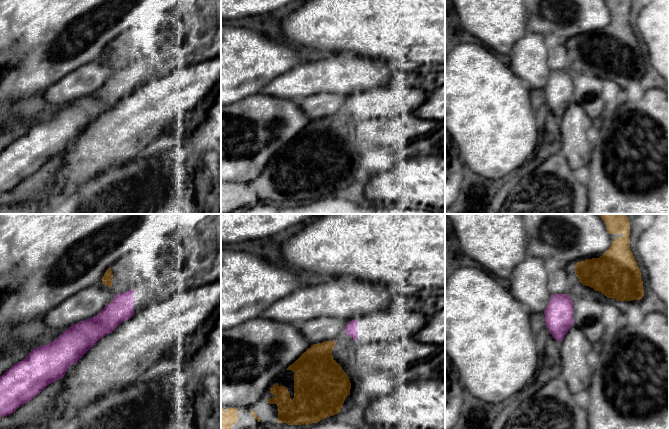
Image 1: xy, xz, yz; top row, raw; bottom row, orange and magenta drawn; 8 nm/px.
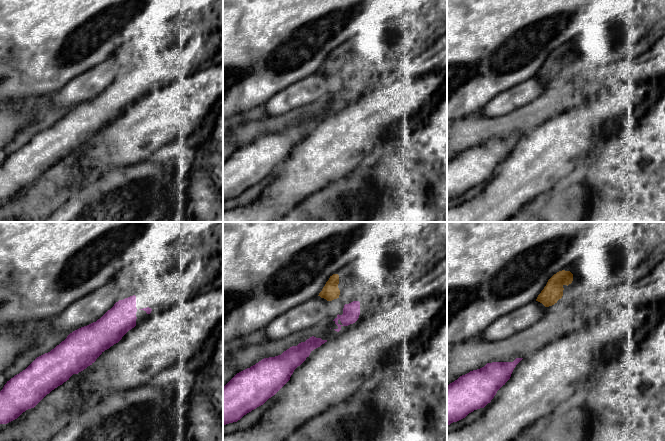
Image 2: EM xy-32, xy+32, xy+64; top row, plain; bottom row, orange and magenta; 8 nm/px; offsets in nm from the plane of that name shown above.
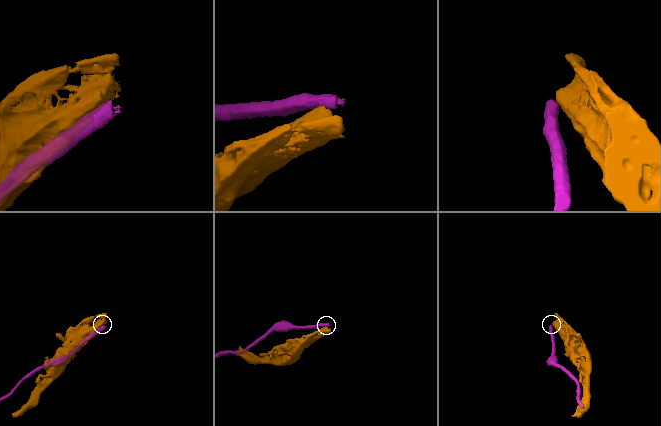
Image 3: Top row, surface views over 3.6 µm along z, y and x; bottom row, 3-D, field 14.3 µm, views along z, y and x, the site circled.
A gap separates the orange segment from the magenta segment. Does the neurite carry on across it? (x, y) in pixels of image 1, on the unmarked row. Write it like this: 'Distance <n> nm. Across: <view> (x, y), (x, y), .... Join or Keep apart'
Distance 80 nm. Across: xy (110, 62), (115, 71). Keep apart

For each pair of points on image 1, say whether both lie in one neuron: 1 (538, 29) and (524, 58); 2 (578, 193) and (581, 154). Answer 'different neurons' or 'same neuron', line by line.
1: same neuron
2: different neurons

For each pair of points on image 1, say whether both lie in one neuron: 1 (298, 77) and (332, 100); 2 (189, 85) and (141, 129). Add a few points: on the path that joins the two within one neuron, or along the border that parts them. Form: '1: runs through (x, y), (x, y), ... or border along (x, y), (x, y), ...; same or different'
1: border along (341, 94), (315, 94), (307, 95), (301, 99); different
2: runs through (177, 94), (153, 117); same

